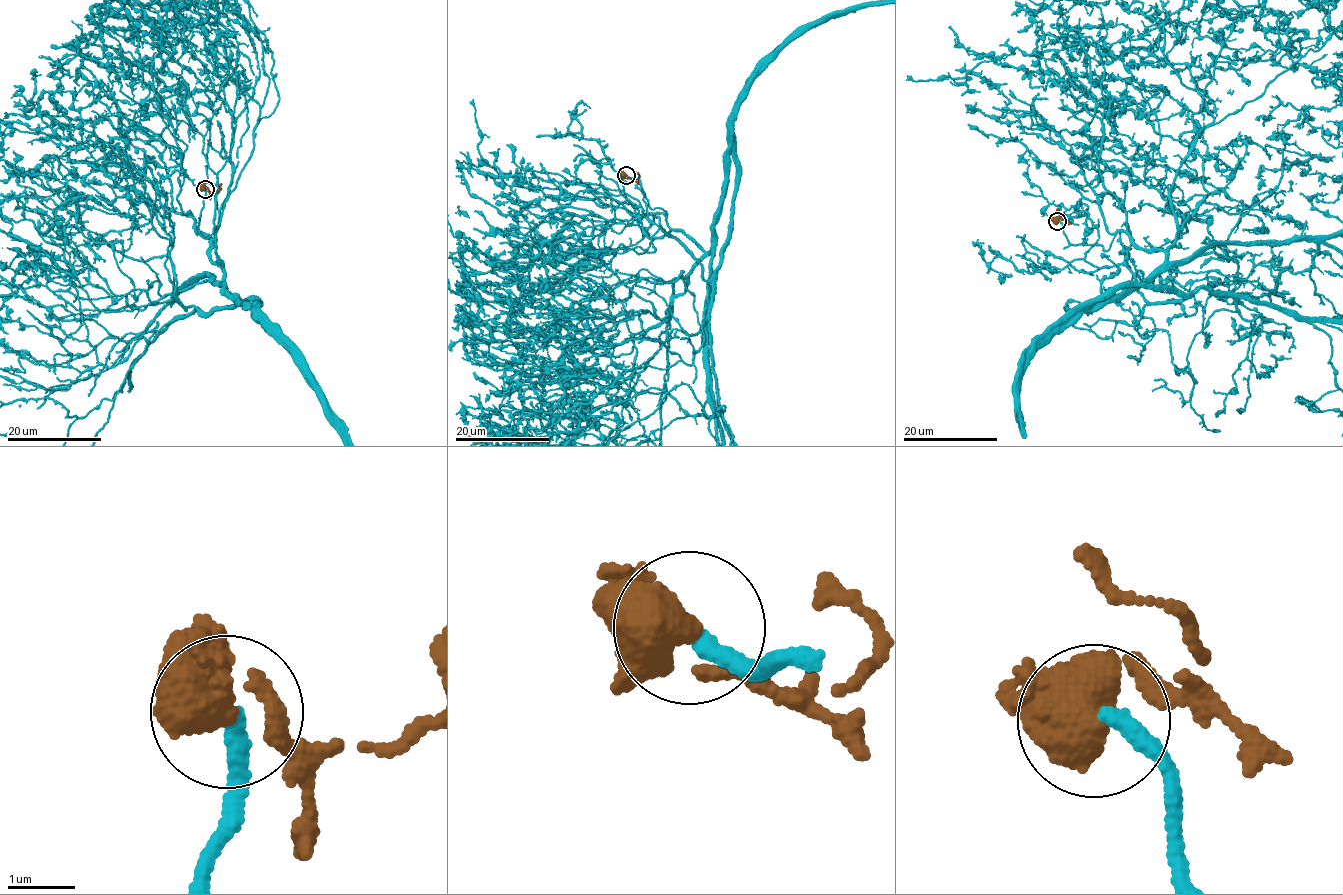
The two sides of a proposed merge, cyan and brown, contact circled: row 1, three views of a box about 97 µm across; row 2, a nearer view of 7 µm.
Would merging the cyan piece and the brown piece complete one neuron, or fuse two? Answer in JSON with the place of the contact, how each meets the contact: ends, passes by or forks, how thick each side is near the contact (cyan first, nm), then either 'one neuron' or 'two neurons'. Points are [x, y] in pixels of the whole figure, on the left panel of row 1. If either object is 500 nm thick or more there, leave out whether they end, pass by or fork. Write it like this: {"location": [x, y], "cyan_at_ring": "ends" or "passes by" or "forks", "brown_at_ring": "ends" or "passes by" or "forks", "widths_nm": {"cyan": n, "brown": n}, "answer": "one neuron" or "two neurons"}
{"location": [205, 189], "cyan_at_ring": "ends", "brown_at_ring": "forks", "widths_nm": {"cyan": 280, "brown": 440}, "answer": "two neurons"}

